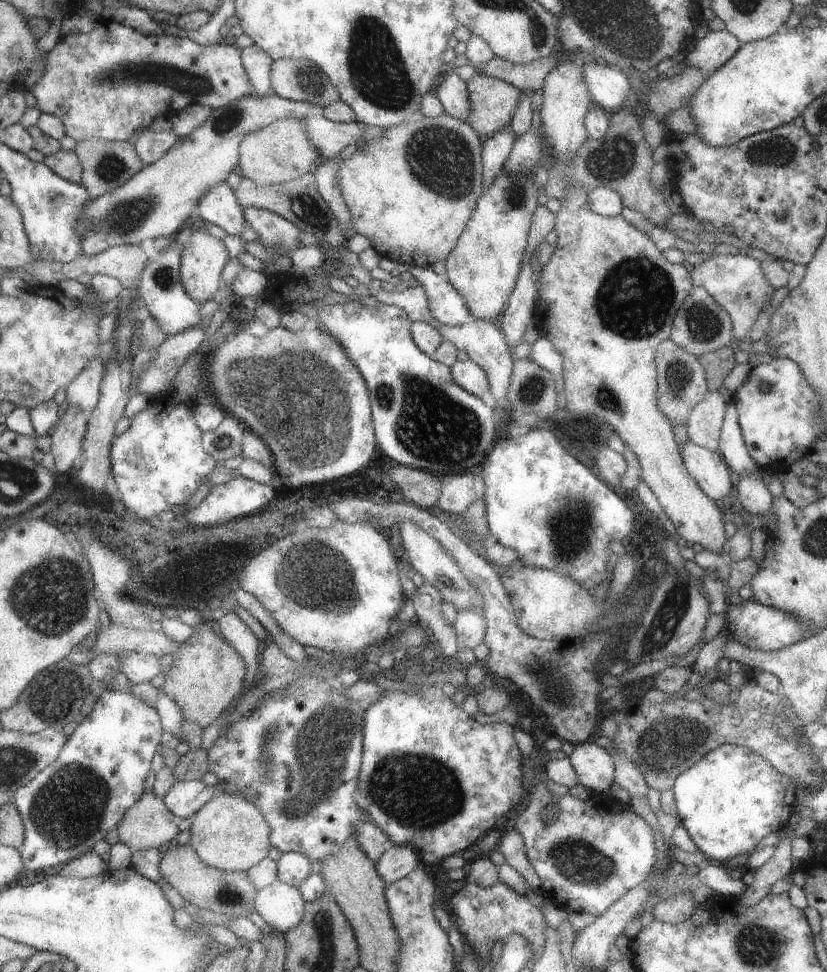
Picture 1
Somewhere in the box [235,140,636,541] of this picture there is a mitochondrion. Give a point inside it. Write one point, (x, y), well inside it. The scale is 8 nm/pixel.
(435, 428)

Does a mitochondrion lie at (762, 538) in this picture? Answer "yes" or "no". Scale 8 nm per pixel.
no

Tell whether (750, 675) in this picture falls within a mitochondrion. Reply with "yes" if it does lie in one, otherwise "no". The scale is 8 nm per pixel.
no

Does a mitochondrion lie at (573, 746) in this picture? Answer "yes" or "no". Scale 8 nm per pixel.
no

